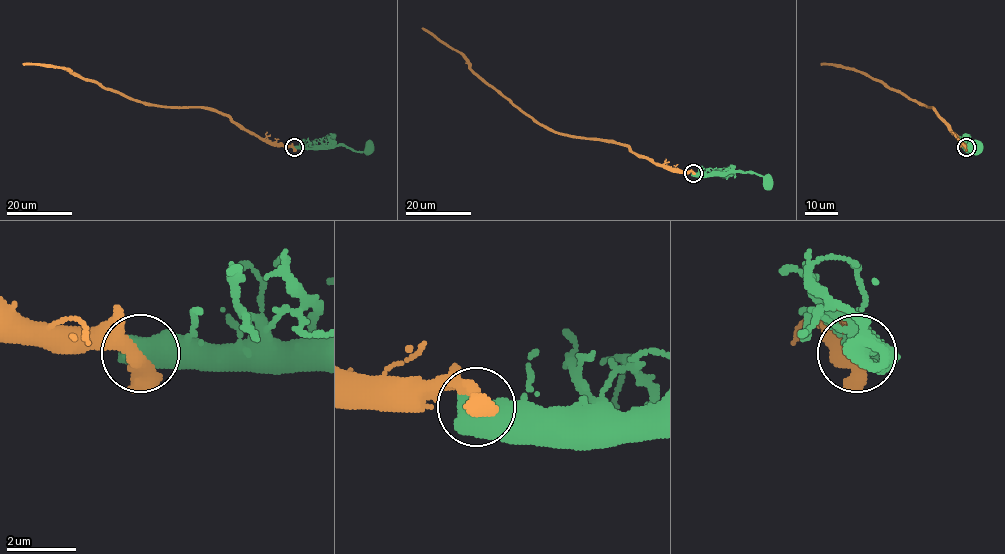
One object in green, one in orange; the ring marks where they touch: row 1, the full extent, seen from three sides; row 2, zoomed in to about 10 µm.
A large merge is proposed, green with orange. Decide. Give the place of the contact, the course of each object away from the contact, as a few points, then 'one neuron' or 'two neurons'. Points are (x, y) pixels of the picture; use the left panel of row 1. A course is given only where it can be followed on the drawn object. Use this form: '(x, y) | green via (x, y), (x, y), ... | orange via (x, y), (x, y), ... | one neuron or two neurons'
(294, 147) | green via (294, 147), (346, 145), (357, 151), (365, 151), (370, 147) | orange via (294, 148), (270, 145), (239, 127), (228, 117), (212, 110), (145, 104), (60, 67), (22, 63) | one neuron

